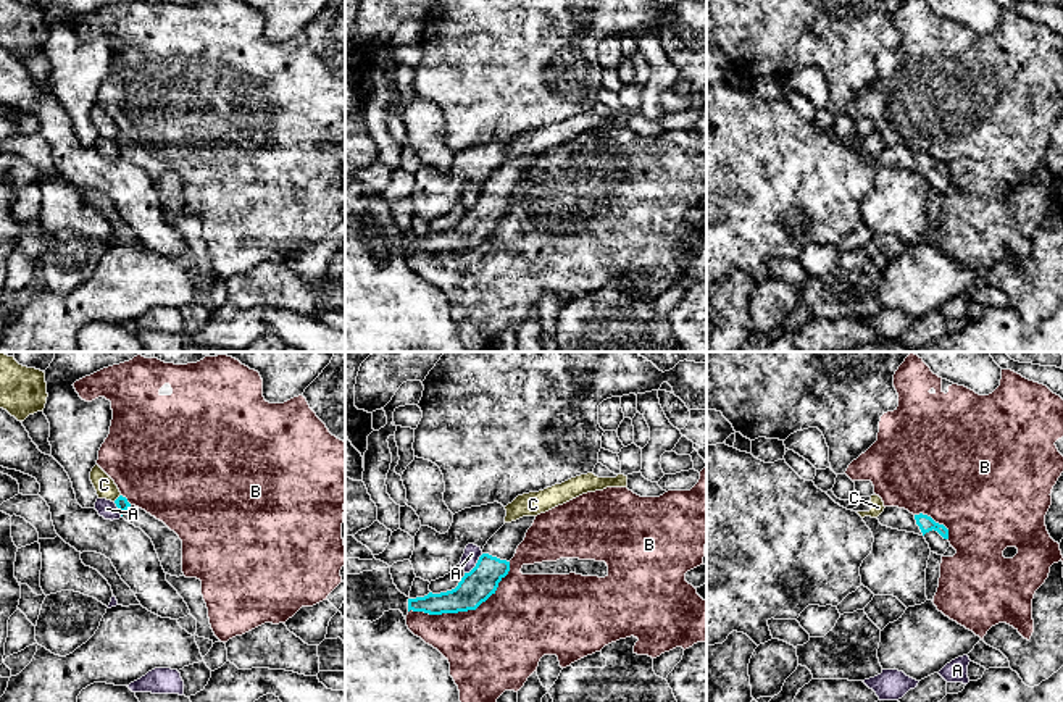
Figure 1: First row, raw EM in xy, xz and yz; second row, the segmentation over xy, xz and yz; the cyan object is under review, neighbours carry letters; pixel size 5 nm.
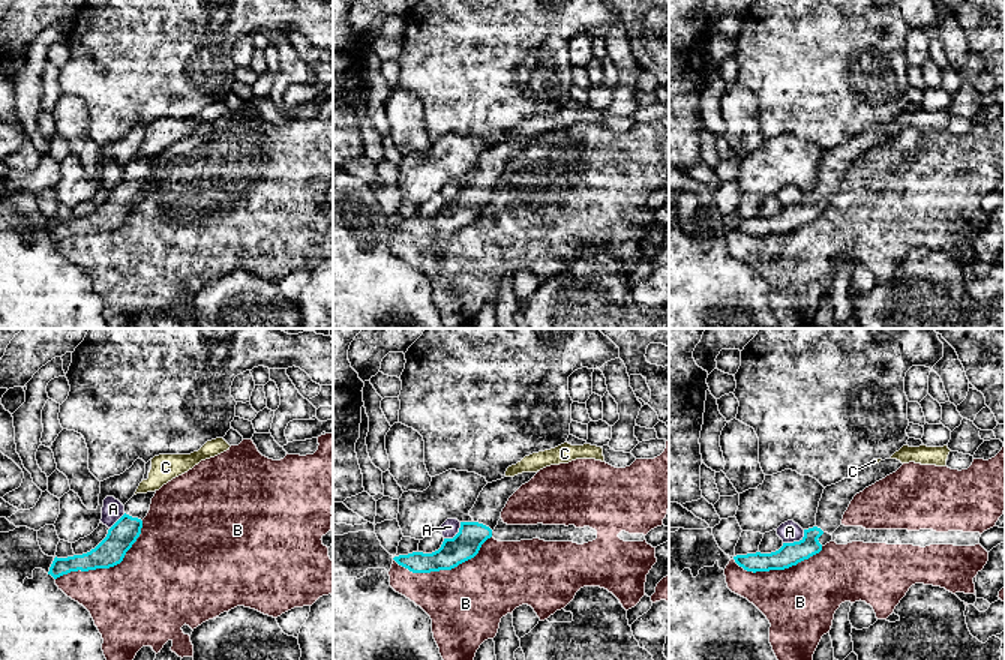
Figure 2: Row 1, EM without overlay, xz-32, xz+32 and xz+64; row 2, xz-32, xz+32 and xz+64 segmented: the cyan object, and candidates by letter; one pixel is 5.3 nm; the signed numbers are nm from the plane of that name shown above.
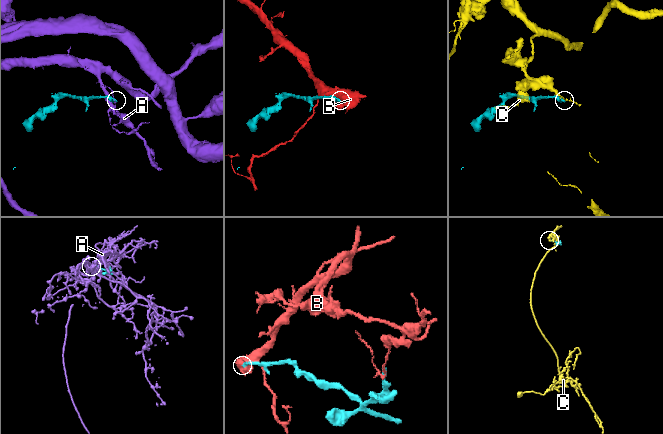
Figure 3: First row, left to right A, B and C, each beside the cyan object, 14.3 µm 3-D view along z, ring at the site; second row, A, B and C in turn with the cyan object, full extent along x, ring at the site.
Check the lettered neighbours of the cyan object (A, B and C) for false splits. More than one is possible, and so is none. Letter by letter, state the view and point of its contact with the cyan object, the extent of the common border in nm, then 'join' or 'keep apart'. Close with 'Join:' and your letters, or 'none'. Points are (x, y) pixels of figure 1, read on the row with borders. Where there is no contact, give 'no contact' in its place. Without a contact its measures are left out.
A: contact xz (476, 565); length 140 nm; keep apart
B: contact xz (465, 610); length 550 nm; keep apart
C: contact xy (118, 497); length 50 nm; keep apart
Join: none

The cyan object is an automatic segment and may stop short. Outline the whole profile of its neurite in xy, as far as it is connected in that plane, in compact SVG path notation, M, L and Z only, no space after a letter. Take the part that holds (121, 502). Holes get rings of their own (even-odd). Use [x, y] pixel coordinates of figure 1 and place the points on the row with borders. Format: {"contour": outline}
{"contour": "M119 495L115 504L121 518L140 528L152 539L165 573L177 578L184 576L182 541L179 536L145 510L131 505L126 497Z"}

